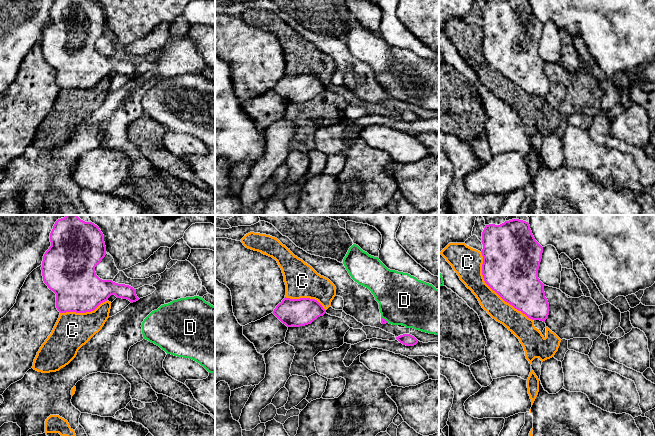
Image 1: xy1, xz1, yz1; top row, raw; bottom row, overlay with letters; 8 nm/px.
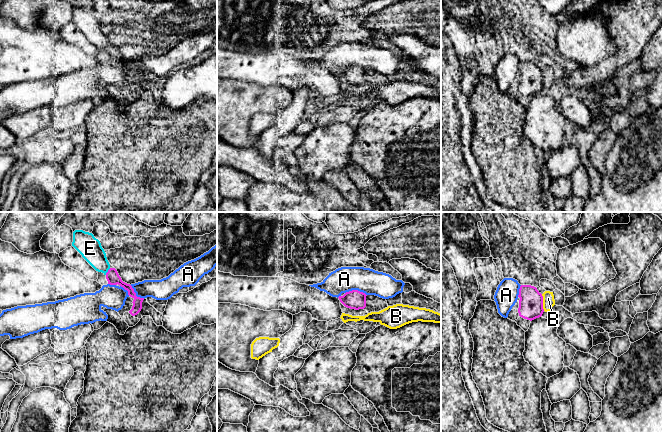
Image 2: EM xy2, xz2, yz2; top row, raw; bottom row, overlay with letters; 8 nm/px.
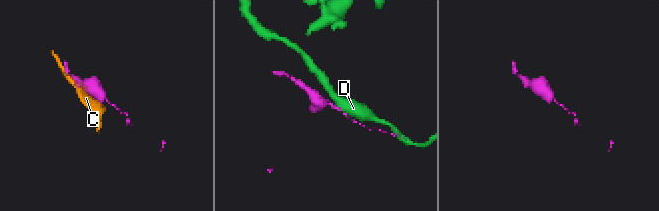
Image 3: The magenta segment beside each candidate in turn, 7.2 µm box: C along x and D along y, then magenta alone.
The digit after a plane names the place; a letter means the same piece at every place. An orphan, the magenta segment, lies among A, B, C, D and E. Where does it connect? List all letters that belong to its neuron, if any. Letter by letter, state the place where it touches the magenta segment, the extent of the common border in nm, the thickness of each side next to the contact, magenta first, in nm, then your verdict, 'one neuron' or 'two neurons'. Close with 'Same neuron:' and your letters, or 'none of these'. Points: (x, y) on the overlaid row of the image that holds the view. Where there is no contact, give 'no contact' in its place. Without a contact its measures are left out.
A: xz2 (356, 290) | 180 nm | 150/200 nm | two neurons
B: yz2 (542, 302) | 140 nm | 190/100 nm | two neurons
C: yz1 (494, 290) | 700 nm | 460/190 nm | two neurons
D: xz1 (384, 319) | 80 nm | 50/400 nm | two neurons
E: xy2 (108, 271) | 70 nm | 110/180 nm | one neuron
Same neuron: E

